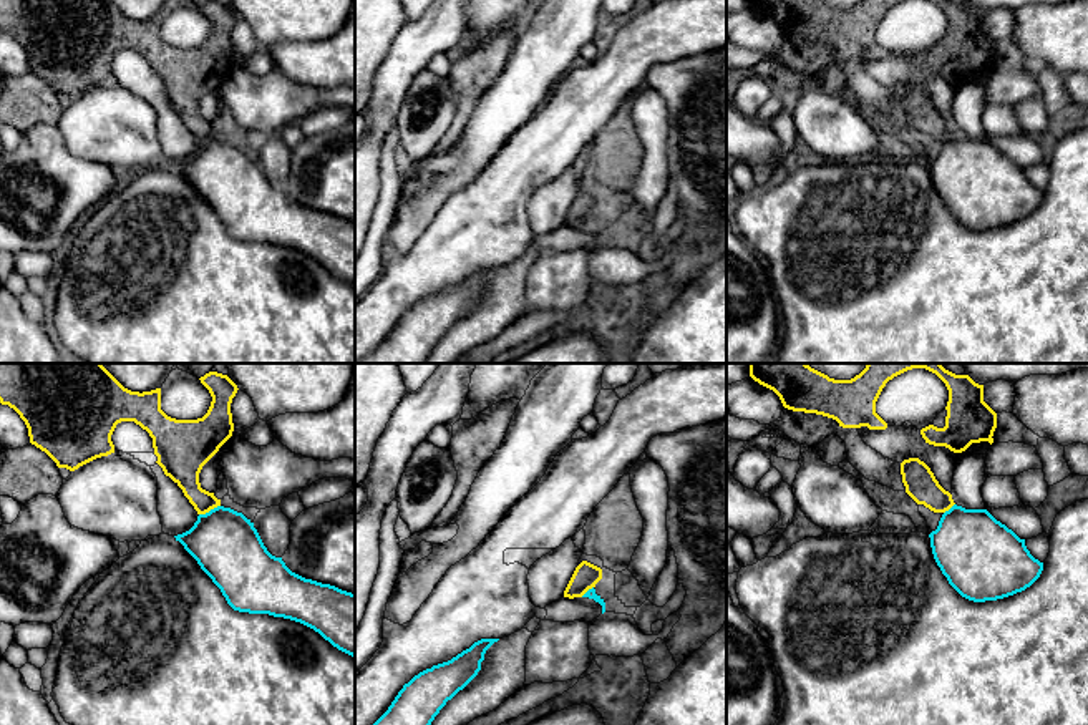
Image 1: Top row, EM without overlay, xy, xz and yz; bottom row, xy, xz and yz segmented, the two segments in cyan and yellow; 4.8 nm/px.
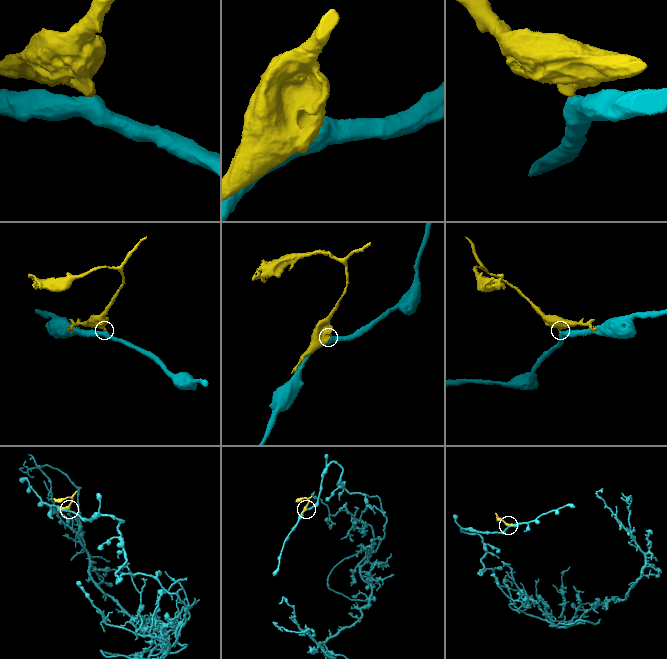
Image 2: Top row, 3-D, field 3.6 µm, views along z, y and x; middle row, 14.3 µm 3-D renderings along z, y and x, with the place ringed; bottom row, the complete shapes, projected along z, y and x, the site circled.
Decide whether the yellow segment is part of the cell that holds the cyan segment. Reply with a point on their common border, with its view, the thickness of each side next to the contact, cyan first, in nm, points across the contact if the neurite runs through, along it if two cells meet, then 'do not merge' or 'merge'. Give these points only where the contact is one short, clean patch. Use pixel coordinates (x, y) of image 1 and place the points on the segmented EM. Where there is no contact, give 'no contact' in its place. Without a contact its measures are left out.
meets cyan in xy at (211, 510); 320 nm thick on the cyan side, 170 nm on the other; border along xy (219, 505), (199, 515); do not merge

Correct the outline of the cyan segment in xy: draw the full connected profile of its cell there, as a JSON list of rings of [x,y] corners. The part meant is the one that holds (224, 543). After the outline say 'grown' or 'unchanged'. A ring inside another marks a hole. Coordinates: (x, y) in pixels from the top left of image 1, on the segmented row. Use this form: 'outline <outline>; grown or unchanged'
outline [[[217,506],[199,514],[189,531],[174,538],[221,589],[234,611],[300,622],[355,659],[355,594],[292,572],[282,557],[267,551],[254,523],[242,513]]]; unchanged

